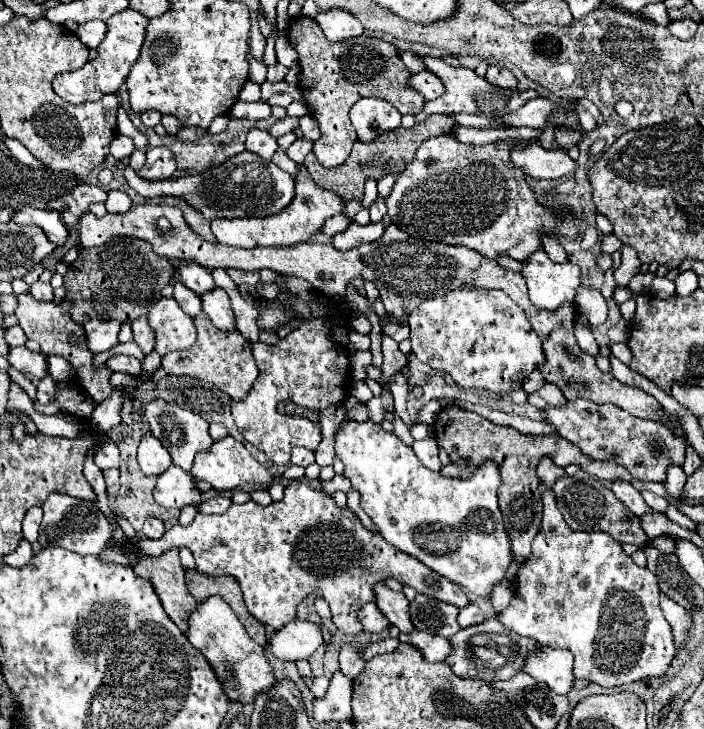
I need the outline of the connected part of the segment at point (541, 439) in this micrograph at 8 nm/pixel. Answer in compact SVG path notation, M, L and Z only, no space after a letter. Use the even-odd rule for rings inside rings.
M448 406L446 410L440 412L440 416L436 420L436 440L438 440L438 446L448 452L452 464L458 464L458 460L462 460L462 458L468 462L468 466L462 470L460 478L470 478L478 470L478 466L484 464L486 460L494 460L496 464L500 464L502 484L498 488L498 504L500 504L506 534L510 536L514 562L522 562L522 560L526 560L526 556L530 556L530 546L538 532L538 524L542 520L542 500L540 500L540 490L538 490L540 480L536 476L536 466L542 456L549 456L558 466L568 466L570 462L578 462L578 466L584 472L594 474L600 480L608 480L608 482L626 480L640 492L650 490L650 492L658 494L658 490L664 488L658 482L636 480L634 476L630 476L628 470L624 470L622 466L618 466L614 462L590 460L588 456L582 456L574 448L574 444L560 436L524 435L514 428L496 426L490 420L486 420L474 412L468 412L464 408L458 408L458 406Z

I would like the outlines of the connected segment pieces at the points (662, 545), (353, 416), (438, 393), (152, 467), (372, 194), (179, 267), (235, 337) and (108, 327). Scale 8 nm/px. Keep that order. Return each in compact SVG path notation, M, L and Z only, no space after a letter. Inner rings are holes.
M658 536L658 538L654 538L652 546L658 548L660 552L664 552L664 554L672 554L676 550L676 542L670 536Z
M360 404L356 408L346 408L346 420L358 420L358 422L366 422L370 416L368 416L368 406L366 404Z
M462 288L448 296L432 298L410 312L410 340L412 351L408 356L409 393L406 411L412 421L417 421L418 413L431 399L451 398L472 404L484 404L488 398L508 398L510 390L520 388L524 376L528 376L544 360L542 344L526 320L524 312L500 290L474 290ZM410 386L423 389L423 397L410 394Z
M146 434L142 438L140 448L138 448L138 462L140 462L142 472L150 476L160 476L164 470L172 466L172 458L168 450L152 434Z
M368 180L366 182L366 188L364 188L364 198L362 198L362 208L370 208L370 204L378 198L378 192L376 192L376 180Z
M180 262L174 266L174 270L178 272L178 278L170 278L170 284L182 282L186 288L190 288L192 292L206 292L206 288L216 288L212 274L208 268L194 264L194 262Z
M198 312L194 316L194 324L198 330L198 338L192 344L192 348L170 352L162 356L162 368L168 374L188 374L192 378L200 378L206 382L212 382L216 388L226 392L232 400L240 400L250 390L250 384L254 384L254 378L258 376L258 368L252 358L250 342L238 332L238 330L220 330L216 328L210 318L204 312Z
M88 320L84 324L88 334L88 344L92 352L106 352L118 344L120 322L118 320Z

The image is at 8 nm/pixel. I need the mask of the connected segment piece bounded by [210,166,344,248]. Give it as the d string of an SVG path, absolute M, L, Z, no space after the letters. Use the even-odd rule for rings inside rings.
M300 166L300 172L296 176L296 198L284 212L268 218L216 218L210 222L212 234L220 244L226 246L240 246L240 248L254 248L254 246L292 246L298 242L306 242L312 234L318 232L318 228L334 214L342 214L344 202L338 194L318 188L304 166Z

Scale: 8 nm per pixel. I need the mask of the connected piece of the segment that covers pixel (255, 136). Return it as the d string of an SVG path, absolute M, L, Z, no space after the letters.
M250 130L248 136L246 136L246 150L252 152L252 154L258 154L260 158L264 160L270 160L272 154L276 152L278 144L276 144L276 138L270 136L266 130Z

